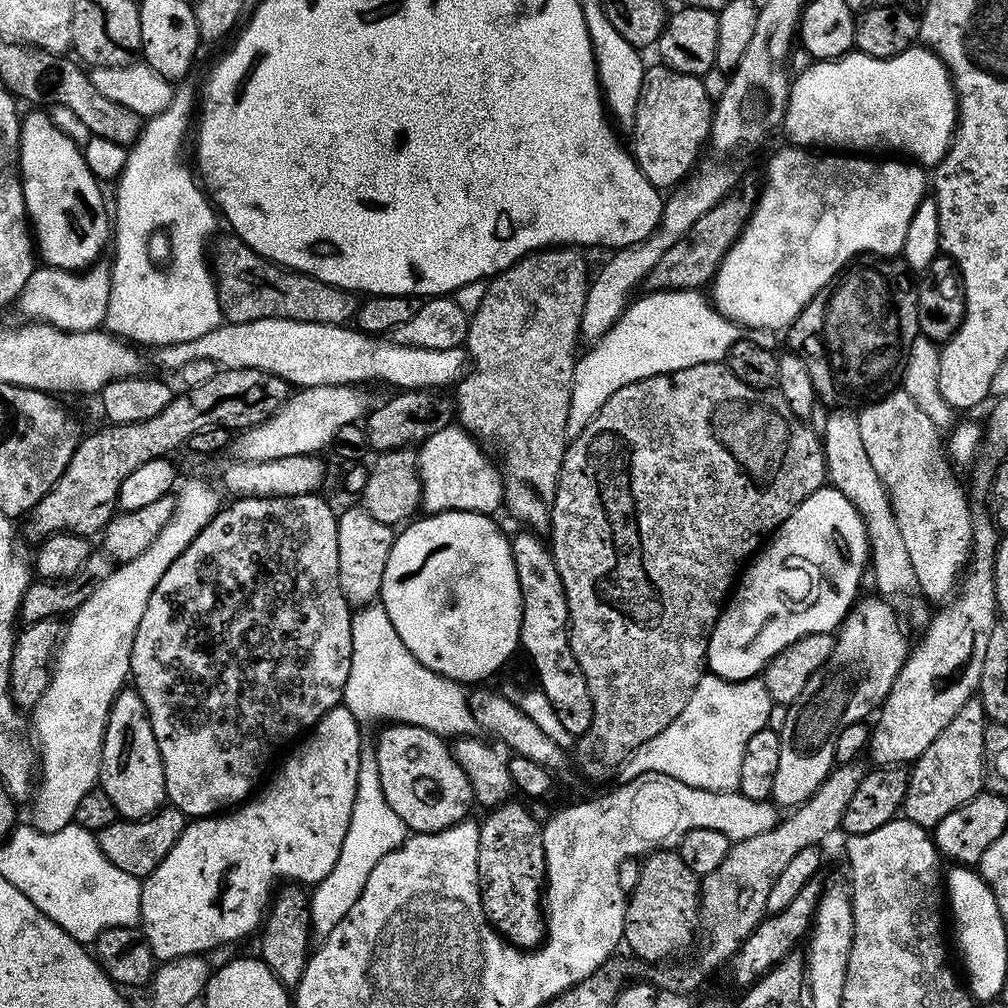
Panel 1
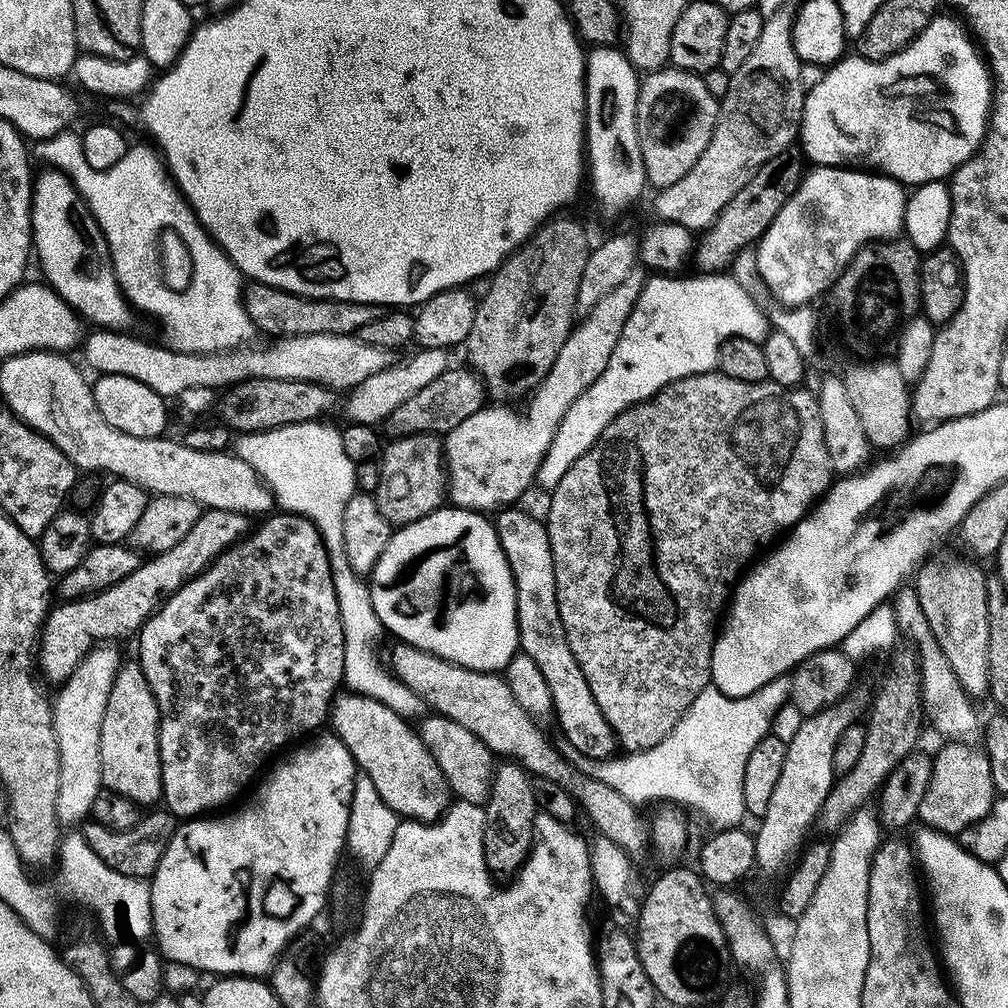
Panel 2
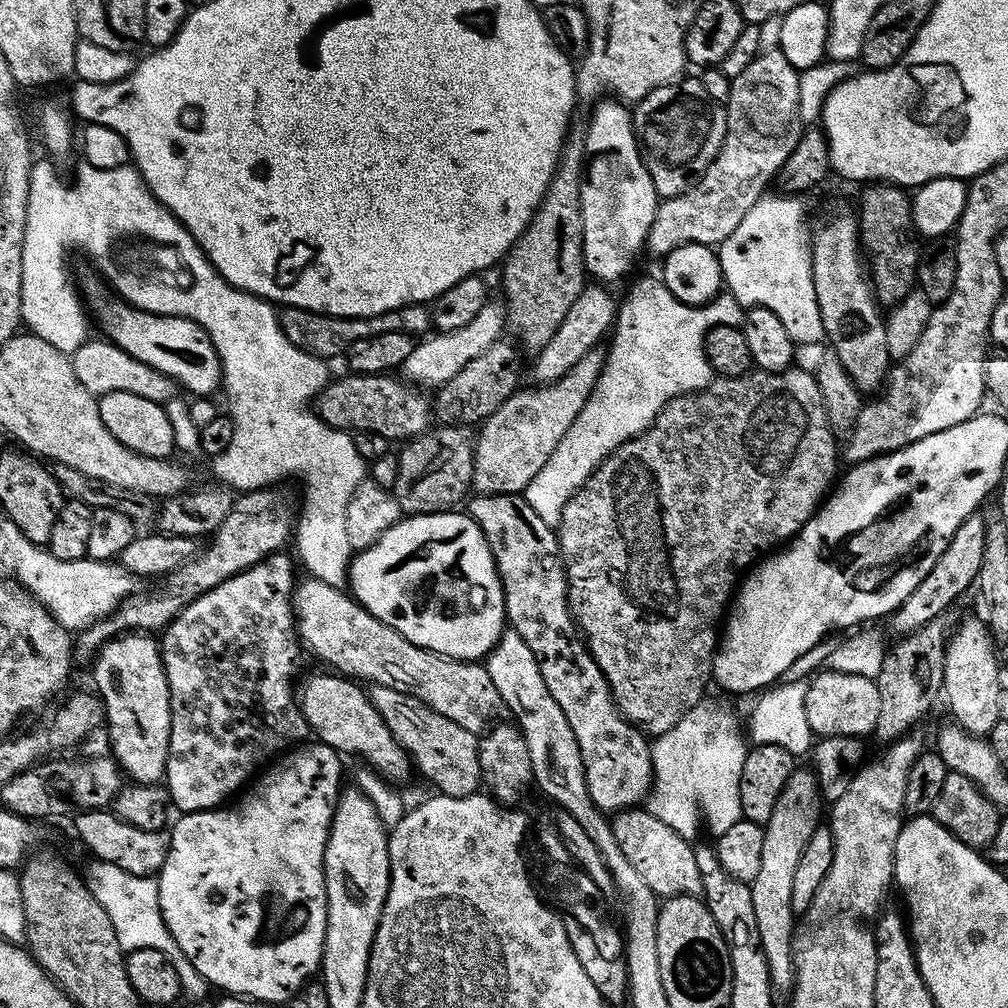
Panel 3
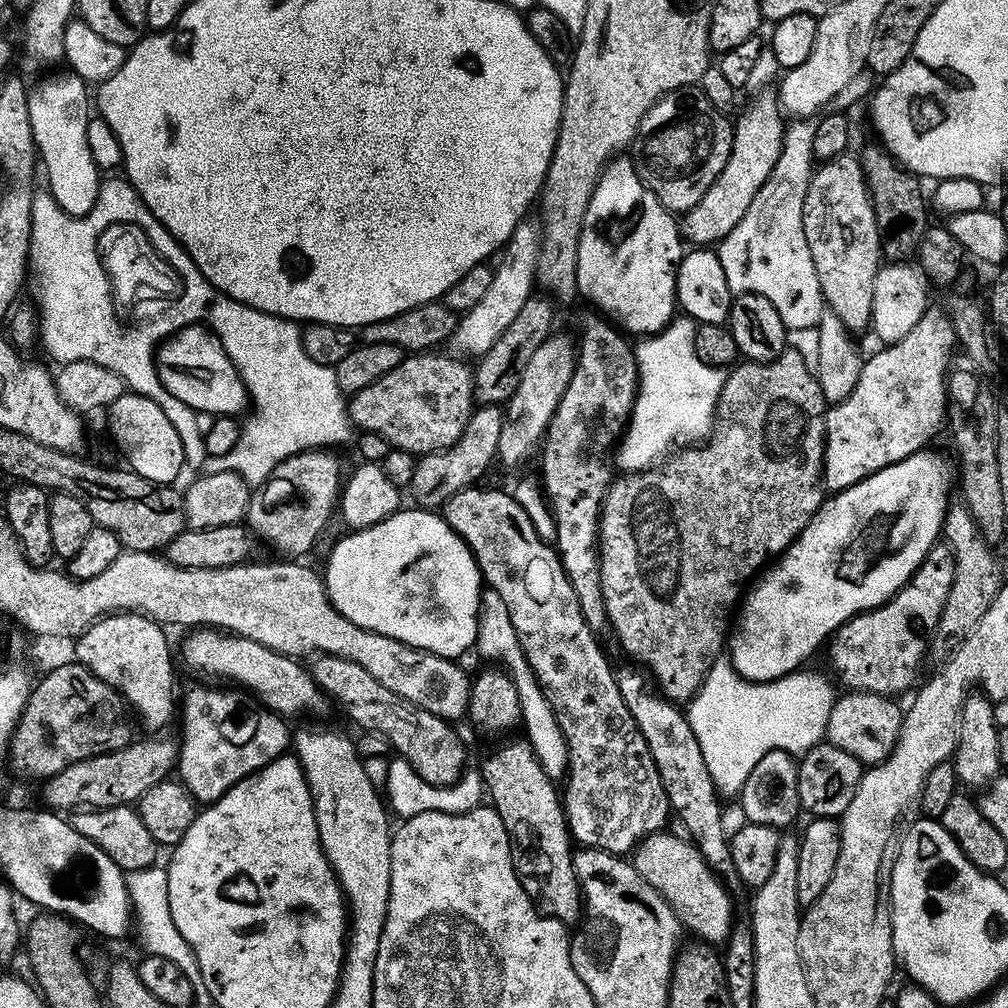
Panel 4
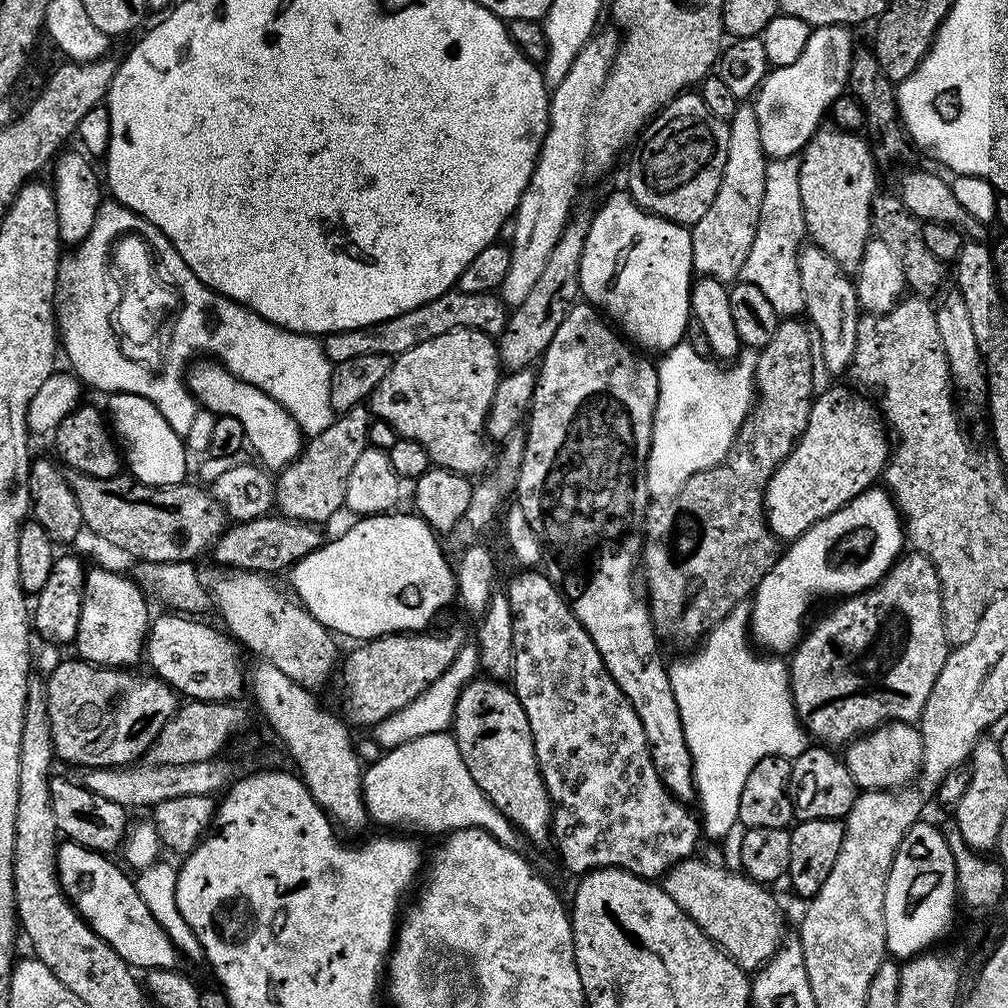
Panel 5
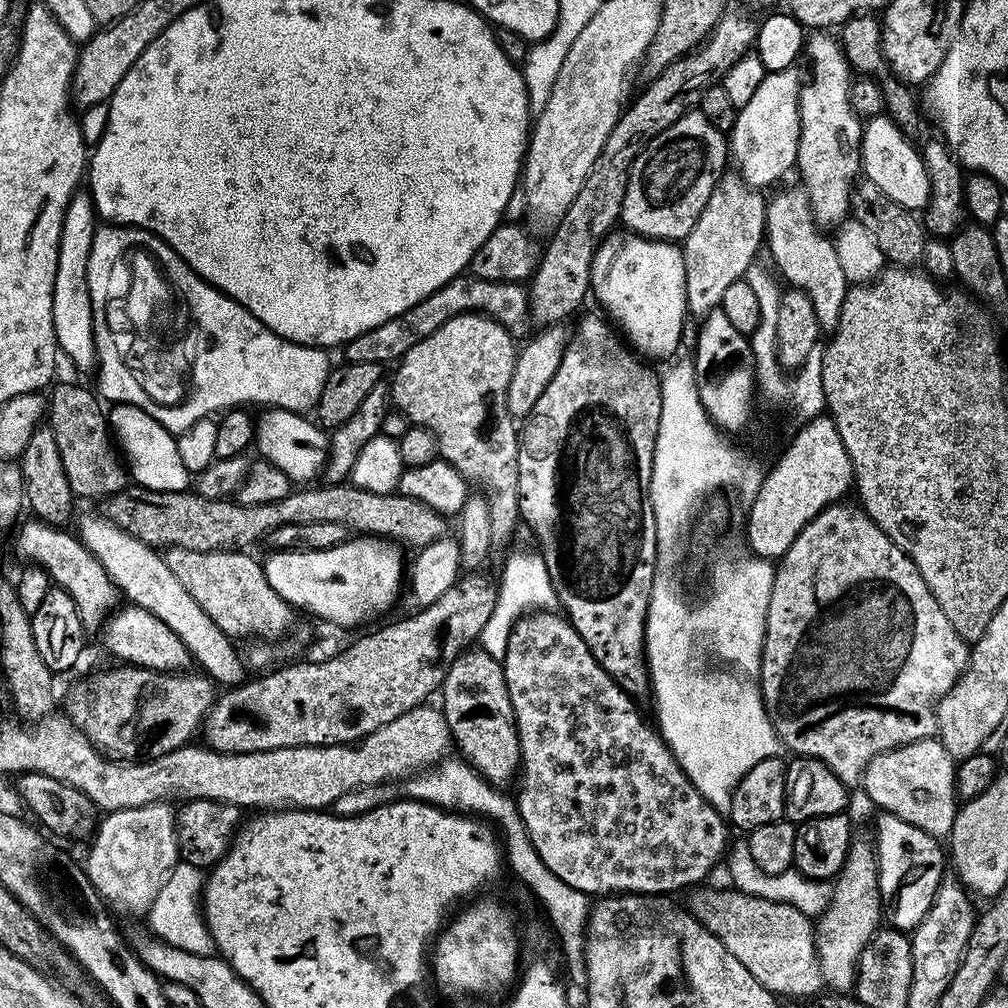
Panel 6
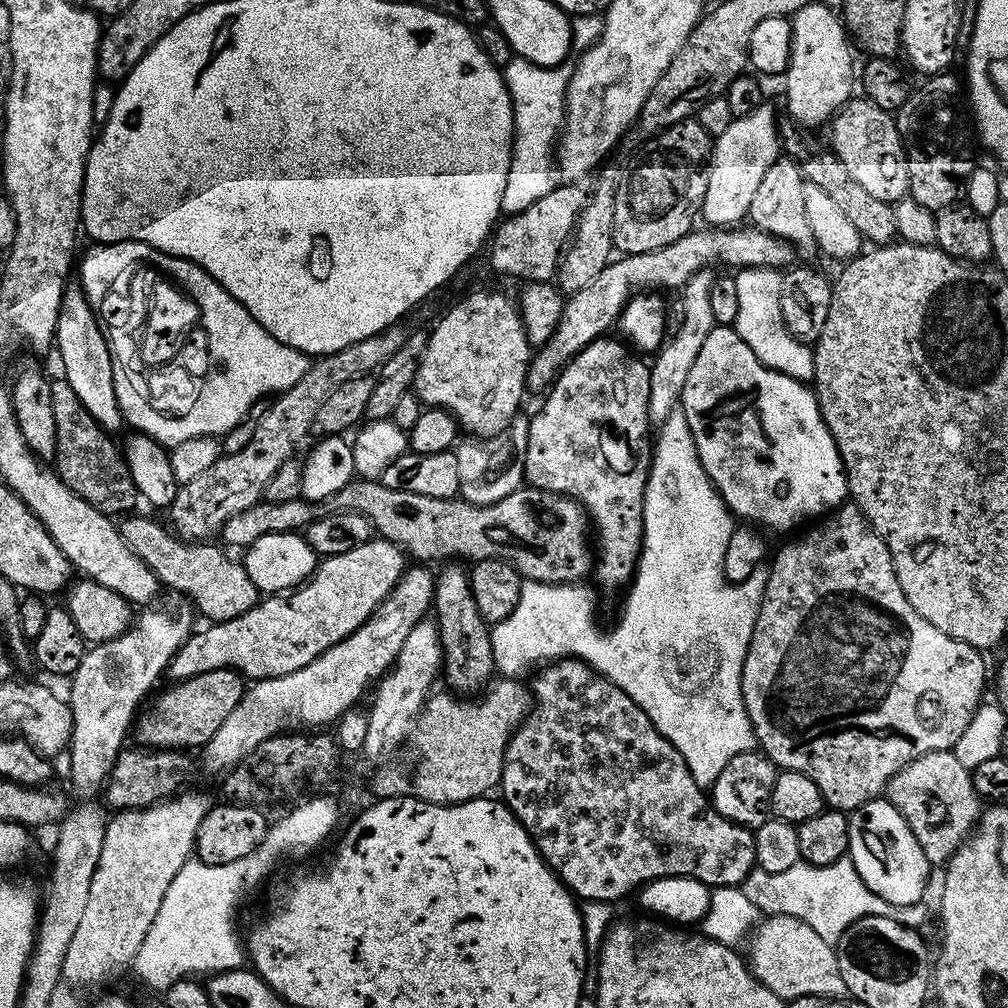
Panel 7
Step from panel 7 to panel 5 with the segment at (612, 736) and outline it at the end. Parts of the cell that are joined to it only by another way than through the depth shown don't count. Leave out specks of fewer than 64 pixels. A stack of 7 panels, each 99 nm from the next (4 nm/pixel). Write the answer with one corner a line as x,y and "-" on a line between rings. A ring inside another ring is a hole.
520,570
520,573
506,585
510,610
512,611
512,629
514,630
514,662
510,677
511,687
517,698
522,702
522,710
526,710
526,718
530,718
530,730
534,738
534,750
540,763
540,773
556,809
552,814
552,839
554,848
560,851
560,860
575,874
592,872
596,868
621,868
633,872
643,880
659,881
665,872
680,860
687,860
697,851
702,840
702,824
697,813
691,807
685,806
676,797
669,794
662,778
658,778
658,770
654,770
654,762
650,758
650,746
646,742
646,730
642,730
642,722
638,722
638,714
634,714
634,706
622,694
618,682
610,678
606,666
602,662
602,654
598,654
598,646
586,634
582,622
572,612
571,603
566,599
563,591
551,579
540,573
540,570

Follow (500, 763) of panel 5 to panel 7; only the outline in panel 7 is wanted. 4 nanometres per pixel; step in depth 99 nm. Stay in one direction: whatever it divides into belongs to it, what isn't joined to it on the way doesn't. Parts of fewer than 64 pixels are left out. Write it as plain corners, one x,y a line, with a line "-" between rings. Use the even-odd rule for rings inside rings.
452,562
441,567
444,569
441,572
439,570
435,581
434,618
440,629
440,642
444,649
442,672
445,677
448,675
447,687
453,693
480,694
489,687
496,672
492,634
490,624
484,620
475,604
469,573
456,564
459,563

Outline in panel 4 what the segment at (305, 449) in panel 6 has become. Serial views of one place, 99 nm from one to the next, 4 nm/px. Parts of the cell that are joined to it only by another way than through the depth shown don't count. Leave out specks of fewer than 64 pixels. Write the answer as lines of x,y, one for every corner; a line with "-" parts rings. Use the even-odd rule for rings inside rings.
198,323
179,329
157,347
154,359
156,362
156,373
162,382
162,386
170,394
174,394
174,398
178,398
178,402
190,406
193,412
208,412
212,417
231,416
240,414
244,407
246,409
249,407
250,397
246,386
242,382
234,362
226,354
222,342
212,332
211,328

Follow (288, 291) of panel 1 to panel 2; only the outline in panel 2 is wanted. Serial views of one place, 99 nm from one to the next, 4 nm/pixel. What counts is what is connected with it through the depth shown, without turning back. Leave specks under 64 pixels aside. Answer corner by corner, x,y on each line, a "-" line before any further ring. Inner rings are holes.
249,283
243,289
242,299
244,309
248,317
252,319
252,327
257,333
269,332
269,337
283,338
285,336
309,336
310,334
338,334
339,336
351,336
366,322
374,322
376,318
382,318
385,309
378,304
363,304
362,302
342,302
341,300
308,300
305,296
295,296
289,292
283,292
277,288
271,288
265,284

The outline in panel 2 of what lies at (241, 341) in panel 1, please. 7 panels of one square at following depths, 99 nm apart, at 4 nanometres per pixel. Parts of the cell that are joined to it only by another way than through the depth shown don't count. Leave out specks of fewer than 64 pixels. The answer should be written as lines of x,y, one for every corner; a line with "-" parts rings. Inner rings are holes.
107,330
89,331
82,341
85,362
93,368
93,373
106,376
122,374
126,378
134,378
134,382
142,382
142,386
165,398
178,398
184,390
195,388
224,390
237,385
245,378
305,380
333,390
351,390
366,378
386,370
394,363
393,353
389,349
366,346
366,342
362,342
354,334
285,336
273,339
268,342
272,344
266,345
265,348
245,347
215,354
182,352
163,343
150,344
132,335

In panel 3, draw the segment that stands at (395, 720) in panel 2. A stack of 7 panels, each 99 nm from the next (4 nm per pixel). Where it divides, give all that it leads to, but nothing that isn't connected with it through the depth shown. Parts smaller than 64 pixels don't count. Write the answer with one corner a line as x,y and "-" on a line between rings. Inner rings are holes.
328,674
332,676
312,676
304,684
304,689
299,689
298,703
300,705
300,713
304,715
304,721
308,724
311,735
315,737
319,743
330,746
336,752
356,756
360,755
365,765
372,769
387,782
397,782
396,780
404,780
408,776
408,772
413,771
411,760
409,760
406,750
396,739
390,734
390,730
386,726
386,722
382,722
382,718
378,714
378,710
372,705
371,699
367,695
360,693
355,679
349,678
343,674

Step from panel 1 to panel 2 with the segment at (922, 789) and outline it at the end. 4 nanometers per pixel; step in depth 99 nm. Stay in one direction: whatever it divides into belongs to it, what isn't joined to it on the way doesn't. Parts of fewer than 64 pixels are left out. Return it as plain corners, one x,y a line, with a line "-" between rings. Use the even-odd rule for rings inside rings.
948,742
943,746
945,748
938,749
932,756
930,786
926,786
926,795
918,806
918,820
923,827
956,838
962,830
986,818
998,793
990,774
988,755
979,747
955,742

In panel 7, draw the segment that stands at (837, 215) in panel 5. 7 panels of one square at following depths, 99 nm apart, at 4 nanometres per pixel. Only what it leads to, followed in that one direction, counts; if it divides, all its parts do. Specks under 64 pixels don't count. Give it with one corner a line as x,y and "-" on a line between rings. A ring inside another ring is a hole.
820,2
802,6
802,10
794,13
790,19
790,62
783,77
788,112
793,116
789,117
805,129
816,128
819,124
827,125
832,117
853,99
852,84
854,88
858,80
857,69
852,69
853,45
850,43
848,30
844,27
844,21
838,15
837,9
835,12

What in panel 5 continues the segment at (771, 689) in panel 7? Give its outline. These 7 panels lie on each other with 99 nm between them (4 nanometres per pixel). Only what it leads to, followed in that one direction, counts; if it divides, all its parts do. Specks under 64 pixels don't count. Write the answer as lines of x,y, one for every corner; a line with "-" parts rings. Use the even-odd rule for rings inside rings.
905,551
872,588
833,604
836,605
813,628
811,625
801,635
799,644
790,653
792,664
790,660
787,665
792,701
809,737
817,736
820,739
817,741
828,746
844,746
858,734
890,720
916,724
950,651
934,562
923,552

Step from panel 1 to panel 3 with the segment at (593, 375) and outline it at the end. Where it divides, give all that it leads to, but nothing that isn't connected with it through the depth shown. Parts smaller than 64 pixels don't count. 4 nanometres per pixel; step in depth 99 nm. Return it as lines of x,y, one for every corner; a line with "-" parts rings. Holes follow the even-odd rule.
644,276
641,280
636,280
632,284
632,289
628,292
628,297
622,300
619,305
614,327
610,332
610,341
612,345
607,345
606,355
604,357
604,368
600,372
598,382
594,386
594,390
590,394
590,398
586,402
586,406
582,406
582,410
578,414
578,418
574,418
574,422
570,426
570,430
566,430
566,434
562,438
562,442
558,442
558,446
554,446
554,454
550,454
550,458
546,458
546,466
542,466
542,470
538,470
538,474
534,474
534,478
530,478
530,486
526,486
523,490
523,495
526,502
530,503
532,509
538,514
538,518
542,518
542,522
547,525
557,527
562,518
562,510
566,506
566,502
573,496
574,493
582,487
590,478
590,474
596,467
604,461
604,457
611,454
611,452
620,444
632,440
635,436
640,436
646,429
656,420
656,416
664,408
665,404
671,402
676,396
685,396
687,392
698,392
702,388
708,387
714,379
714,371
710,362
707,360
707,354
704,352
704,334
712,327
719,324
739,325
744,318
745,309
742,308
738,301
732,295
721,294
715,296
709,304
687,304
678,298
674,298
674,294
670,294
670,290
664,285
663,279
652,276

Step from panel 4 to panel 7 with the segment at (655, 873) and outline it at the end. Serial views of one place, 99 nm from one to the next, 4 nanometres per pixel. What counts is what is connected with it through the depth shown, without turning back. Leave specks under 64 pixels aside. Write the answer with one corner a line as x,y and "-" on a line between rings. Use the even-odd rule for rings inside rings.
765,915
752,929
747,944
746,956
750,961
752,975
761,980
774,994
778,994
781,1000
787,1002
803,996
840,998
845,995
835,947
824,942
821,935
812,930
806,922
796,917

